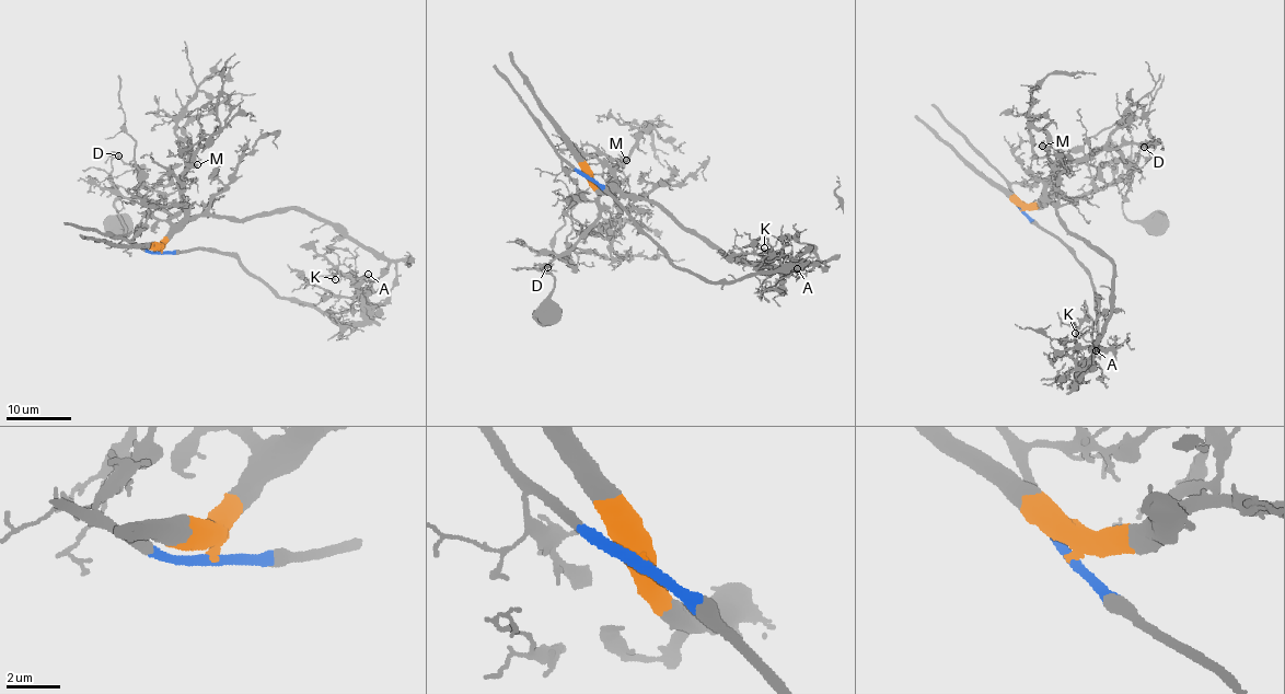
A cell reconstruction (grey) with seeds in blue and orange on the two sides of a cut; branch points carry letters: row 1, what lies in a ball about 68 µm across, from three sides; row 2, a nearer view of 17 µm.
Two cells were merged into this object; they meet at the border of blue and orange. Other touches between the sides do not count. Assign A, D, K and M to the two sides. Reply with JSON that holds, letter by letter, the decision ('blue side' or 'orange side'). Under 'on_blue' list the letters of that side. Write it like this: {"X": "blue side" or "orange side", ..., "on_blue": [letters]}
{"A": "blue side", "D": "orange side", "K": "blue side", "M": "orange side", "on_blue": ["A", "K"]}

